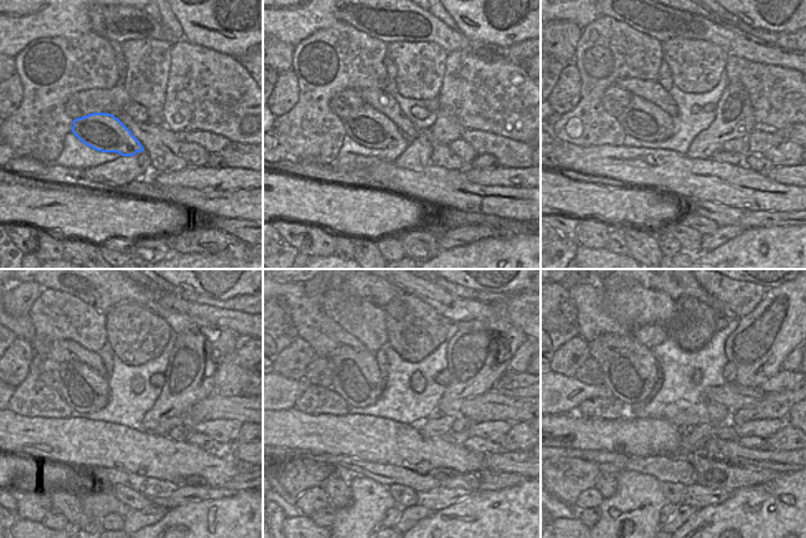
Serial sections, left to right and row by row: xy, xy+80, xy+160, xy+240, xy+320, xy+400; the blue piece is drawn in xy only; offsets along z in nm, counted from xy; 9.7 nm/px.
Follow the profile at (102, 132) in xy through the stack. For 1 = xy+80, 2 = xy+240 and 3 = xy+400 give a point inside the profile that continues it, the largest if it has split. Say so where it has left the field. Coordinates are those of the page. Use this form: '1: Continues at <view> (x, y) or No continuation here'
1: Continues at xy+80 (367, 127)
2: Continues at xy+240 (84, 389)
3: Continues at xy+400 (629, 370)

